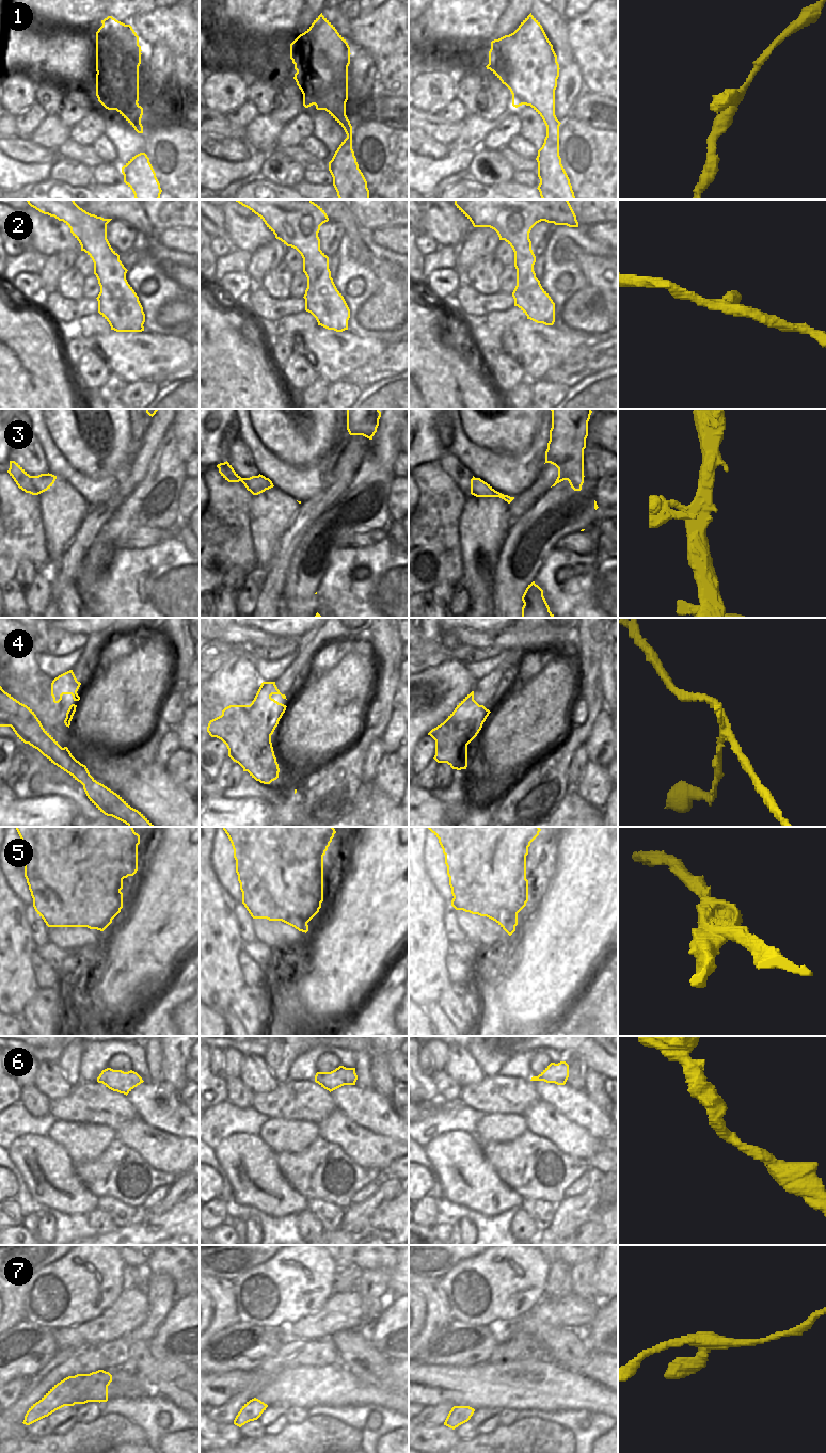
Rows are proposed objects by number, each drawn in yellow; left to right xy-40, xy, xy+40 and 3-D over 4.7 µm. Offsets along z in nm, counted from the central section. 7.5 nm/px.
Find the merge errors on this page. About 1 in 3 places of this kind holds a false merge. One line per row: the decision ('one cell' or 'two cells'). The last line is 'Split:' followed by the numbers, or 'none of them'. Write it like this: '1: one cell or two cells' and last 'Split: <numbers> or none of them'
1: one cell
2: one cell
3: two cells
4: two cells
5: two cells
6: one cell
7: one cell
Split: 3, 4, 5

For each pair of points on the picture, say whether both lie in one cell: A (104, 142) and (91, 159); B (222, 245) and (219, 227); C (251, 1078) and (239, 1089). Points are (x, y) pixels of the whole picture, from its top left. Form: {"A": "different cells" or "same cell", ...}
{"A": "different cells", "B": "different cells", "C": "different cells"}

